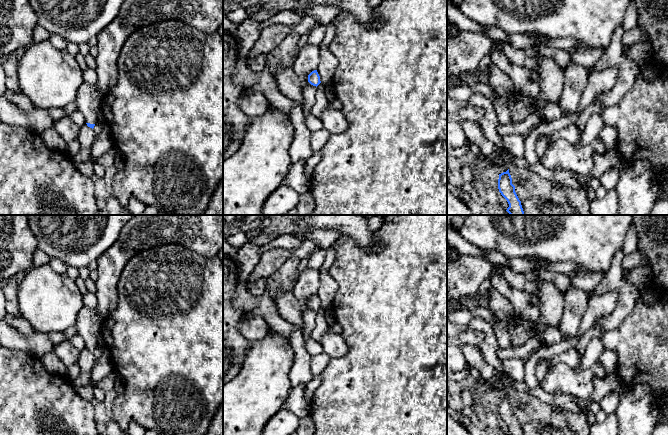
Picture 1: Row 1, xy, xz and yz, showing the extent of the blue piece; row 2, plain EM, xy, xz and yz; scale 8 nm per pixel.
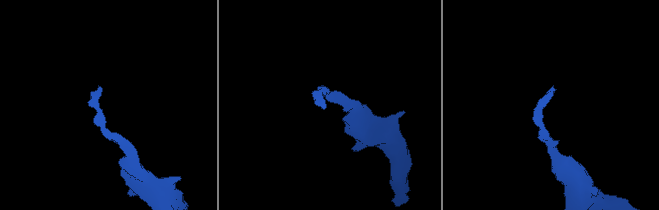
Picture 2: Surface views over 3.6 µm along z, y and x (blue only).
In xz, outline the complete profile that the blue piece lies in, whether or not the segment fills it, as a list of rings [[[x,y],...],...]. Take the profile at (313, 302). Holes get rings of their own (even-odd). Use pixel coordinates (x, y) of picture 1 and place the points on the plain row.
[[[317,294],[312,295],[309,299],[308,299],[308,306],[313,309],[313,310],[318,310],[321,305],[320,305],[320,300],[317,296]]]

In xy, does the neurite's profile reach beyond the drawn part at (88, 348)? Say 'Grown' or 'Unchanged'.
Grown

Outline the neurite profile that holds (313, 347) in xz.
[[[311,335],[305,339],[305,348],[311,356],[319,355],[324,352],[322,345],[313,339]]]

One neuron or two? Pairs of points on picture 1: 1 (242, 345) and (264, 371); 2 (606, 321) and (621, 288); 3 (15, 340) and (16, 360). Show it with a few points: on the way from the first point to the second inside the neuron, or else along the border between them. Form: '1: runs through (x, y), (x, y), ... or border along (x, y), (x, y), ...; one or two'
1: border along (251, 341), (251, 346), (238, 373); two
2: runs through (615, 315), (622, 308), (622, 297); one
3: border along (10, 348), (24, 351), (38, 358); two

